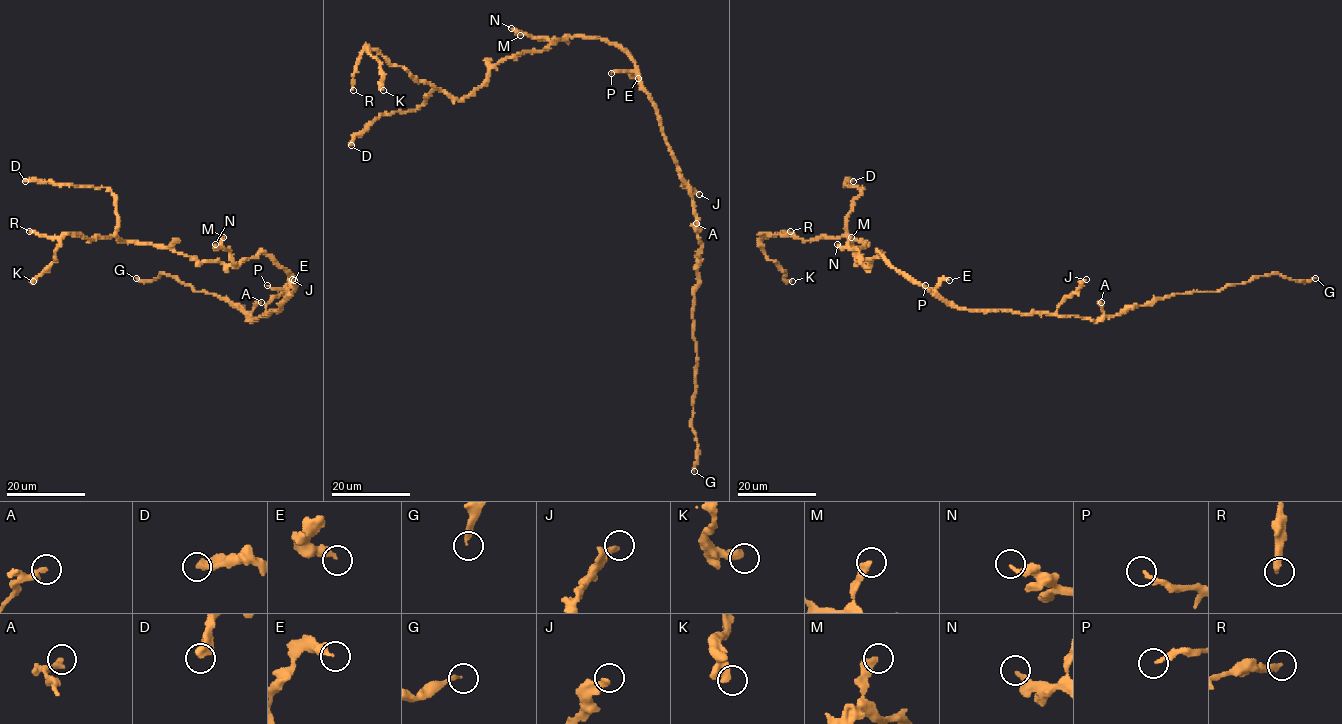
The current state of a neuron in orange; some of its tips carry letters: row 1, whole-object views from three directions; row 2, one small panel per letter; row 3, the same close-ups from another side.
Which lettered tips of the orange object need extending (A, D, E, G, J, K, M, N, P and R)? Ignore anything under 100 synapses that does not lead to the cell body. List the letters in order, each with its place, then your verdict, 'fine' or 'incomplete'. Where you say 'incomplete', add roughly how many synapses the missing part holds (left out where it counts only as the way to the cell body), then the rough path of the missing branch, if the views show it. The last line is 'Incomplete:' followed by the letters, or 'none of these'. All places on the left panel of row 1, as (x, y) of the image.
A: place (261, 302); fine
D: place (25, 181); fine
E: place (294, 280); fine
G: place (136, 278); incomplete; 200 synapses
J: place (292, 279); fine
K: place (33, 281); fine
M: place (223, 237); fine
N: place (215, 244); fine
P: place (267, 285); fine
R: place (29, 231); fine
Incomplete: G

